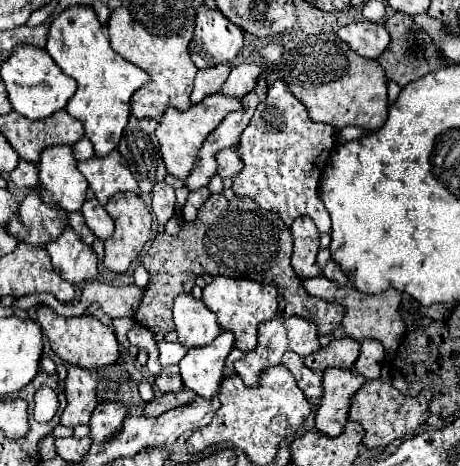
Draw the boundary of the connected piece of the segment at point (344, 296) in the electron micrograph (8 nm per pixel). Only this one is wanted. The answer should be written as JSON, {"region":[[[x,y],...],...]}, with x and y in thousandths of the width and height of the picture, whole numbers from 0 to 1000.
{"region":[[[691,590],[691,594],[678,594],[678,599],[661,599],[657,607],[661,607],[661,620],[674,633],[683,633],[691,642],[704,642],[704,646],[717,646],[717,650],[752,655],[752,676],[743,685],[743,702],[748,702],[757,723],[765,723],[774,732],[822,727],[826,736],[835,736],[839,758],[852,758],[865,745],[870,727],[878,723],[883,693],[878,693],[878,685],[870,676],[870,650],[874,650],[870,624],[843,620],[843,624],[830,624],[826,633],[791,633],[791,629],[774,624],[761,612],[739,616],[739,612],[722,607],[717,599],[704,599],[704,590]]]}

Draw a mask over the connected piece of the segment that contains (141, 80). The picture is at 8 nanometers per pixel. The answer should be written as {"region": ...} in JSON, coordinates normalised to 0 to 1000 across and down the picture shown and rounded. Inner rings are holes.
{"region":[[[157,11],[113,45],[100,109],[122,139],[130,139],[130,148],[170,178],[143,238],[178,260],[187,294],[204,311],[209,337],[235,333],[257,315],[265,281],[278,264],[283,208],[326,174],[326,161],[243,109],[226,54],[213,45],[196,11]]]}

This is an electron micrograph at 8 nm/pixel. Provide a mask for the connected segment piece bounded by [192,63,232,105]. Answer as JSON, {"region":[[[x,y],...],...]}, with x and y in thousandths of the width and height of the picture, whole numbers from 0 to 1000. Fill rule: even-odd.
{"region":[[[496,135],[487,139],[465,139],[465,144],[448,144],[435,148],[426,157],[426,178],[422,178],[422,195],[417,195],[417,221],[435,221],[439,212],[448,212],[452,204],[465,204],[478,195],[478,187],[487,182],[491,165],[500,161],[504,144]]]}

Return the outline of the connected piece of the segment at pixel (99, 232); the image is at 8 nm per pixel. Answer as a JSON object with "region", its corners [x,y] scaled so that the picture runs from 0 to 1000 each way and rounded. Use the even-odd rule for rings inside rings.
{"region":[[[187,427],[174,453],[178,453],[183,470],[187,470],[187,483],[200,491],[200,500],[213,513],[235,513],[243,504],[248,474],[209,427]]]}

